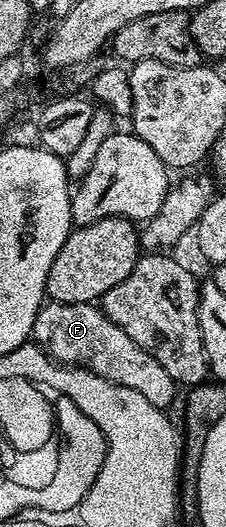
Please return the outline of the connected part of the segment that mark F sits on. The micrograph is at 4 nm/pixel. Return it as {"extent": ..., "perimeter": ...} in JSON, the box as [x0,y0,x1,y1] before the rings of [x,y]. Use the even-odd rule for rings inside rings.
{"extent":[31,301,178,411],"perimeter":[[[45,301],[34,320],[31,341],[53,362],[89,370],[122,388],[134,388],[134,392],[141,394],[159,410],[167,411],[168,405],[176,398],[178,384],[170,372],[166,372],[166,368],[162,368],[162,364],[150,356],[150,352],[138,348],[138,344],[134,344],[134,340],[130,340],[122,328],[104,315],[99,305]]]}

